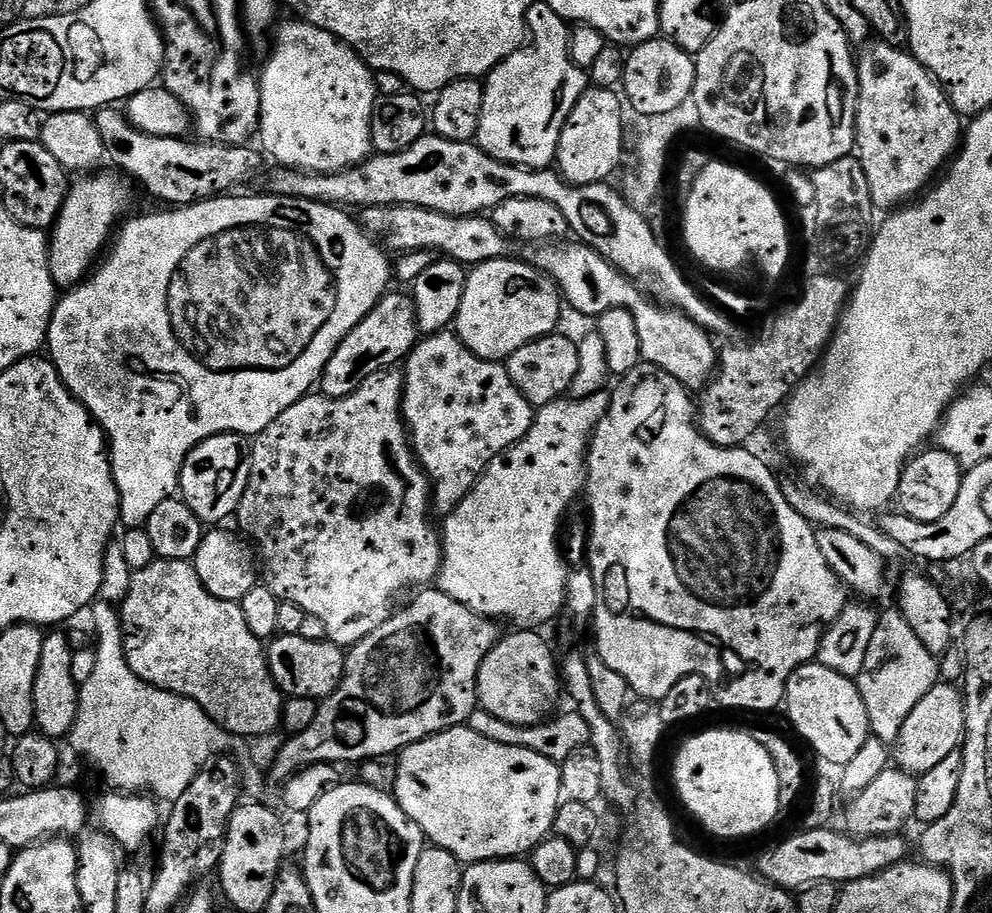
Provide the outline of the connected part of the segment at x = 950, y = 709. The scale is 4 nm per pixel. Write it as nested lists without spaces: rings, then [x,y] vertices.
[[[937,682],[928,691],[926,698],[922,698],[922,702],[918,702],[914,706],[914,710],[910,710],[910,718],[906,718],[906,722],[902,722],[902,730],[894,745],[895,763],[904,771],[913,774],[923,774],[934,770],[934,766],[938,766],[938,762],[943,762],[946,757],[957,752],[963,745],[965,722],[963,691],[955,683]]]

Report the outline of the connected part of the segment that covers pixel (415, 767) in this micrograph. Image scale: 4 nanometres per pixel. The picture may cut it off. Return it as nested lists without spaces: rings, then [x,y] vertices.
[[[465,724],[452,727],[438,735],[429,736],[406,747],[399,753],[397,760],[398,766],[396,772],[394,768],[392,776],[393,799],[406,816],[410,817],[419,826],[424,832],[425,839],[433,847],[446,849],[448,853],[454,854],[456,860],[459,860],[463,865],[471,866],[484,863],[487,860],[513,859],[529,855],[553,831],[555,816],[557,816],[564,796],[561,782],[561,765],[554,763],[550,758],[543,757],[542,754],[535,753],[534,750],[528,750],[526,747],[505,746],[493,742],[490,738],[474,732],[472,728]]]

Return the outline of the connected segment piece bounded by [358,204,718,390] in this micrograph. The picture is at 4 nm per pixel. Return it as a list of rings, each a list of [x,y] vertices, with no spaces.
[[[405,204],[365,208],[359,215],[358,220],[364,231],[385,249],[396,254],[429,250],[465,266],[519,257],[525,264],[532,264],[541,272],[548,273],[556,281],[556,287],[560,289],[567,307],[569,304],[577,308],[582,315],[598,318],[606,314],[606,310],[615,308],[624,308],[631,313],[634,326],[638,326],[638,346],[643,363],[666,370],[666,374],[678,378],[678,382],[682,382],[689,390],[703,390],[713,379],[718,364],[718,348],[712,345],[710,333],[684,312],[671,306],[661,306],[655,299],[649,298],[637,281],[619,272],[610,261],[602,258],[602,254],[583,242],[528,242],[521,247],[512,237],[499,232],[495,222],[487,215],[447,216]]]

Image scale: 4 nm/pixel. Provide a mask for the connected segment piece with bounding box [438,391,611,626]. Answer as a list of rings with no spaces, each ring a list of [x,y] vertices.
[[[607,391],[605,393],[592,392],[589,396],[582,397],[581,400],[568,399],[561,398],[549,404],[539,405],[535,409],[532,417],[532,425],[526,435],[517,444],[510,446],[502,454],[498,454],[498,458],[494,458],[494,462],[490,462],[490,466],[486,466],[486,470],[480,475],[478,482],[470,490],[470,494],[466,494],[466,498],[462,498],[460,505],[454,511],[443,517],[442,543],[444,545],[444,561],[440,564],[438,588],[445,592],[446,595],[449,595],[450,598],[454,598],[455,602],[469,607],[470,610],[477,612],[479,615],[499,618],[501,621],[513,620],[516,626],[540,626],[536,624],[548,624],[559,612],[563,613],[565,611],[566,601],[568,599],[568,573],[570,568],[565,563],[565,553],[562,551],[560,523],[563,522],[564,511],[571,506],[572,499],[579,492],[581,495],[582,489],[585,487],[586,453],[589,446],[590,433],[603,416],[607,414],[608,408],[611,406],[611,395]]]

